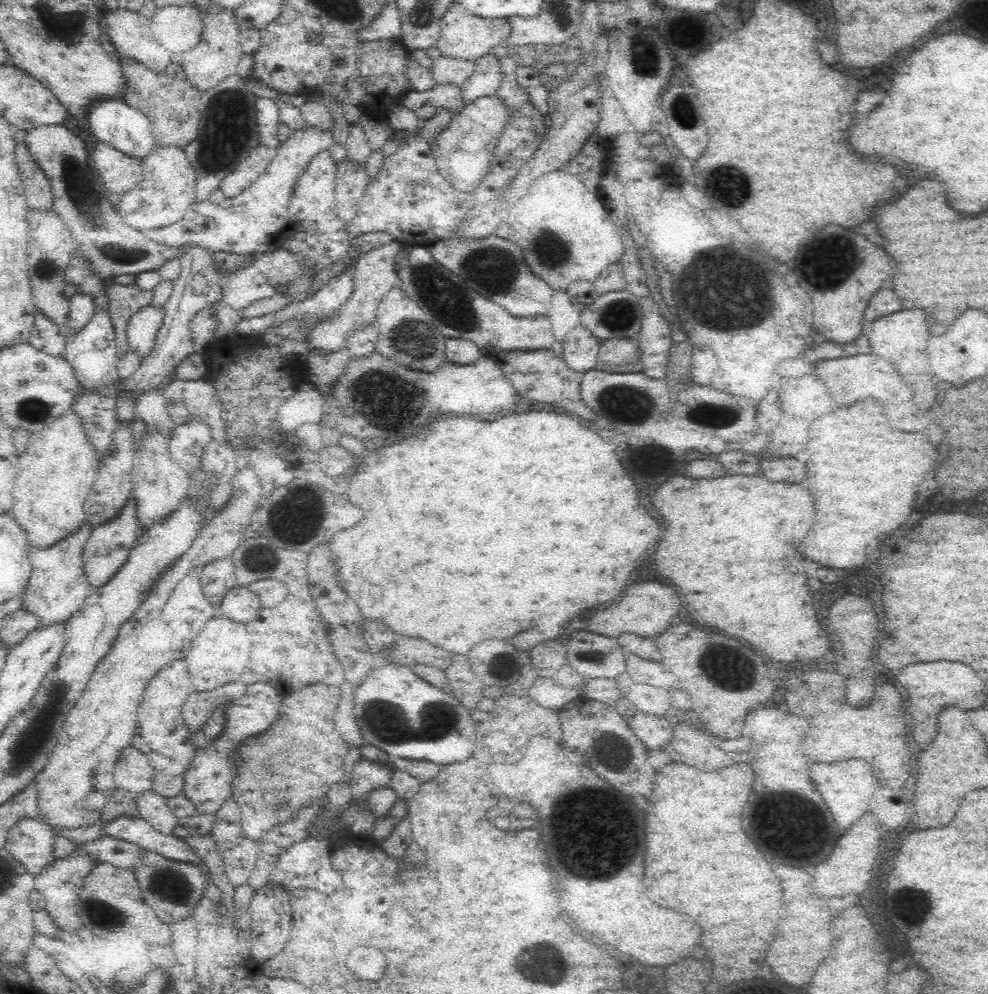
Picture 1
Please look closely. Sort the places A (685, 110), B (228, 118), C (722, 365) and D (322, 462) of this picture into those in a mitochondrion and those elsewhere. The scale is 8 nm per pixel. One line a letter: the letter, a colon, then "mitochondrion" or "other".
A: mitochondrion
B: mitochondrion
C: other
D: other

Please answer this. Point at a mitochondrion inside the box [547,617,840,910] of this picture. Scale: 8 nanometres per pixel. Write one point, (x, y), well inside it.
(797, 830)

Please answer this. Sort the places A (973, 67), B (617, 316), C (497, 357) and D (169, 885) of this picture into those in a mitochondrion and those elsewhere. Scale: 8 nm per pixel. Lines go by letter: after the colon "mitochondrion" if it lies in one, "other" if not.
A: other
B: mitochondrion
C: other
D: mitochondrion

